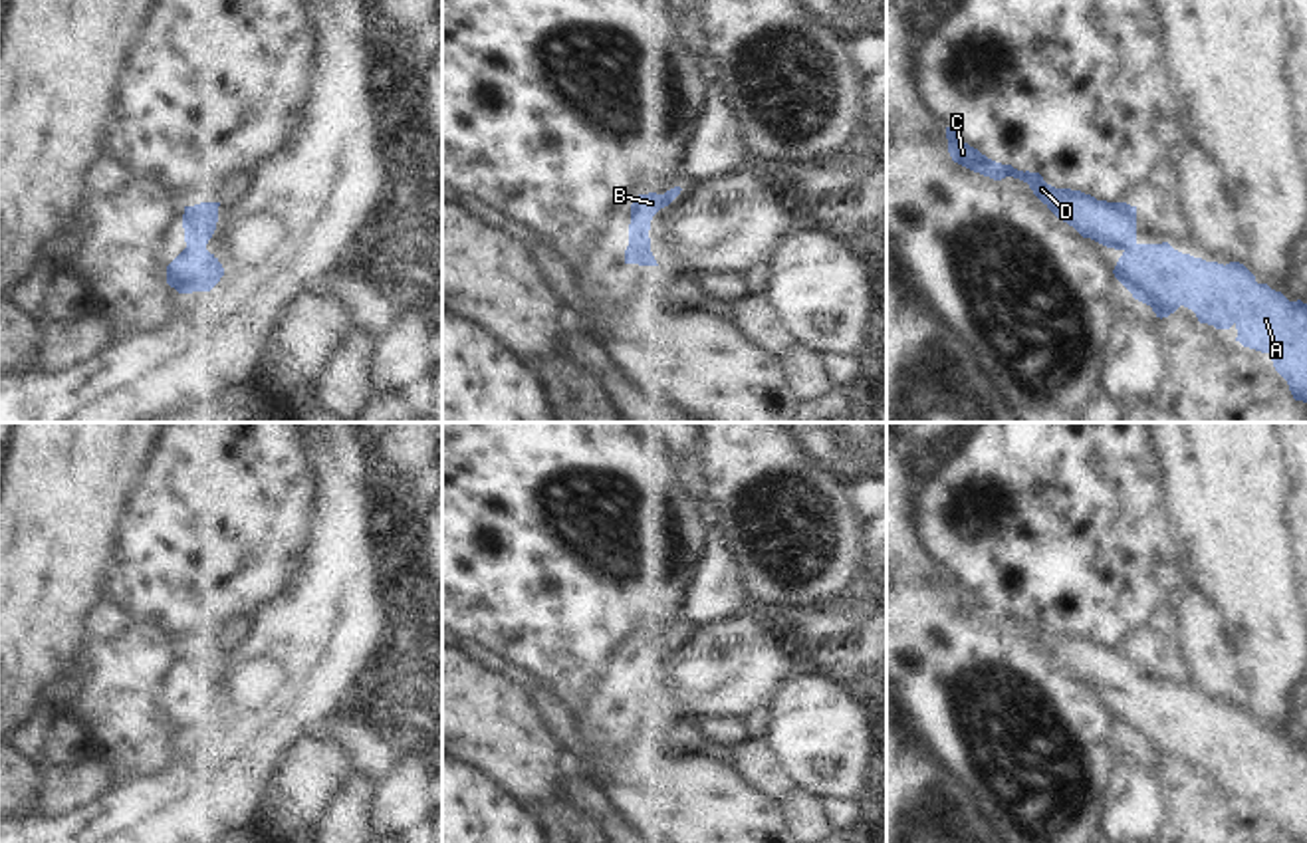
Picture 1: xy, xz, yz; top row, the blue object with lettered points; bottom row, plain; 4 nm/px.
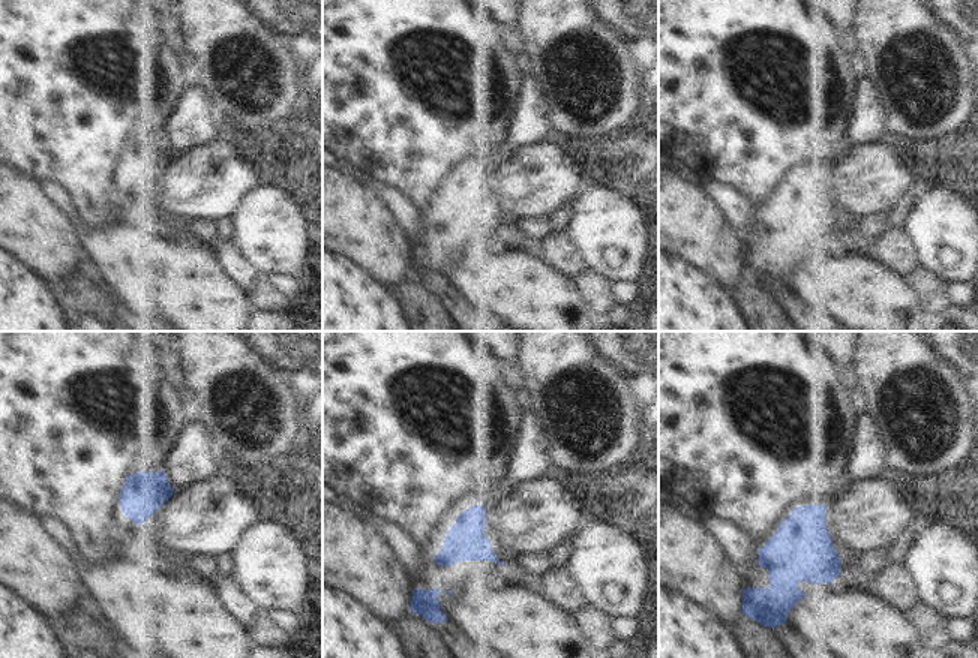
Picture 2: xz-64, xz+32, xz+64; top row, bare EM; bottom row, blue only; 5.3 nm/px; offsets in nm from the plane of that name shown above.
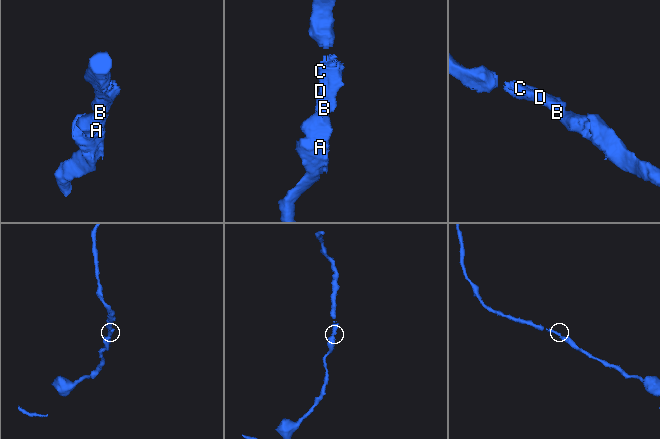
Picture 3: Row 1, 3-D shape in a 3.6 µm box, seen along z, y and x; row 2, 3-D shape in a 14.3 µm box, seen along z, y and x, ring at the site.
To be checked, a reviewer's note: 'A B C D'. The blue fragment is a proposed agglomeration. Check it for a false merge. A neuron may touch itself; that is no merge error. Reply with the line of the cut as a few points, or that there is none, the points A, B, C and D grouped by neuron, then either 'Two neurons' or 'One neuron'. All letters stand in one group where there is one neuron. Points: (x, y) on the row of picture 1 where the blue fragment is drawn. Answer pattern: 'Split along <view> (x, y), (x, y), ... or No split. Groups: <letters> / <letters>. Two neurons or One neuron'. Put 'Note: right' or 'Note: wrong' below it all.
No split. Groups: A B C D. One neuron
Note: right

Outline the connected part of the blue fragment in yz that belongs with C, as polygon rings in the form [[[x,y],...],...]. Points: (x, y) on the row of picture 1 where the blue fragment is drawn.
[[[946,127],[948,153],[954,163],[1002,181],[1006,177],[1019,179],[1029,184],[1033,194],[1063,222],[1073,226],[1083,238],[1091,238],[1107,248],[1121,250],[1113,274],[1132,294],[1134,300],[1152,307],[1156,317],[1168,317],[1180,305],[1192,309],[1200,323],[1216,329],[1238,329],[1236,341],[1244,347],[1269,353],[1275,371],[1287,381],[1295,401],[1307,403],[1307,303],[1289,301],[1281,292],[1267,284],[1257,284],[1255,276],[1240,262],[1218,264],[1194,258],[1174,250],[1168,242],[1138,244],[1136,242],[1136,206],[1127,202],[1097,200],[1091,194],[1071,188],[1055,188],[1043,181],[1039,173],[1017,171],[1002,165],[978,149],[964,143],[952,127]]]

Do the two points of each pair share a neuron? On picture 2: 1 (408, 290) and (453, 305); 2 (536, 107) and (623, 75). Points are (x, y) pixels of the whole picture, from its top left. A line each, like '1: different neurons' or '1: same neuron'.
1: same neuron
2: different neurons

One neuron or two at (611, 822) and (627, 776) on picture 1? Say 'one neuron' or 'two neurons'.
two neurons

